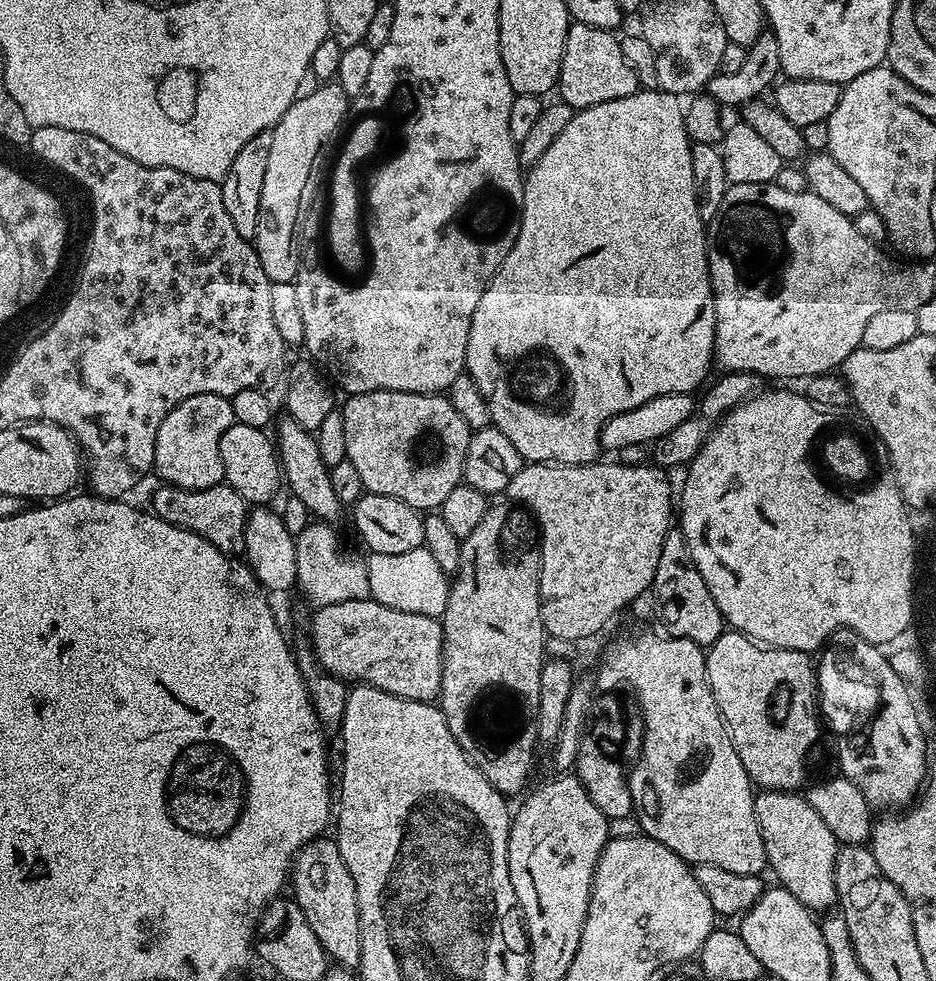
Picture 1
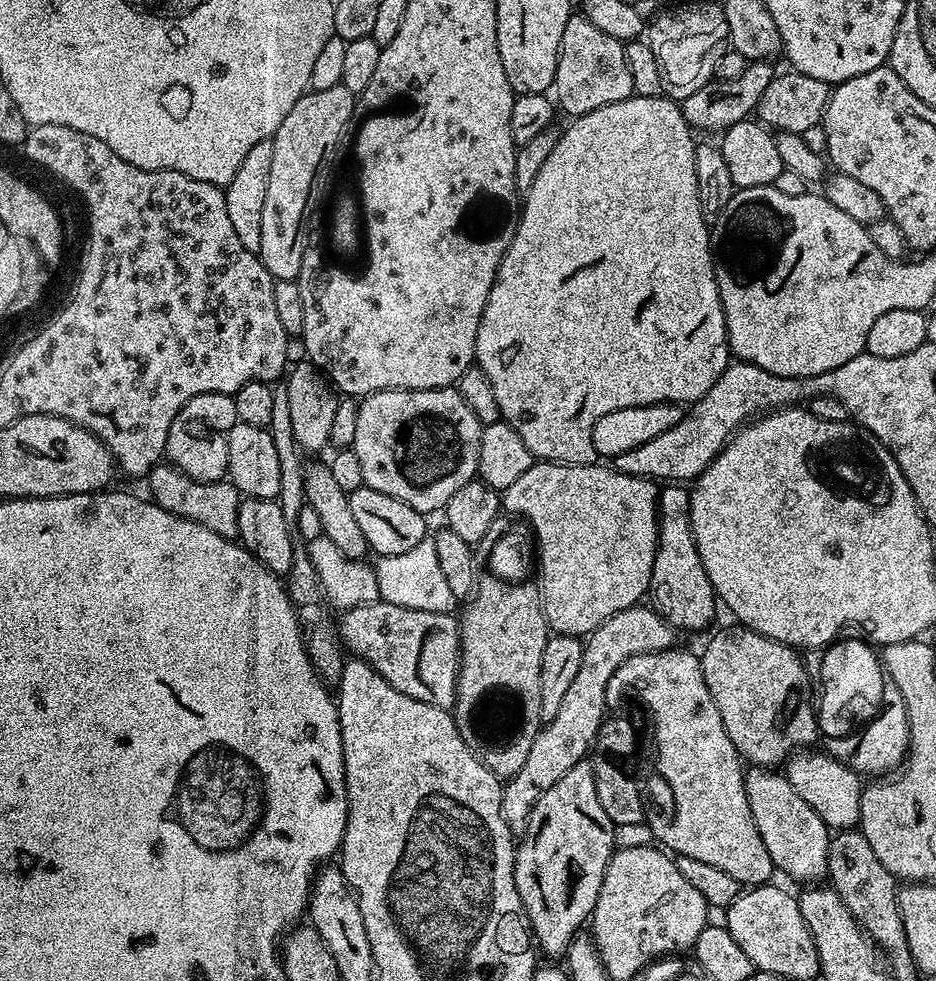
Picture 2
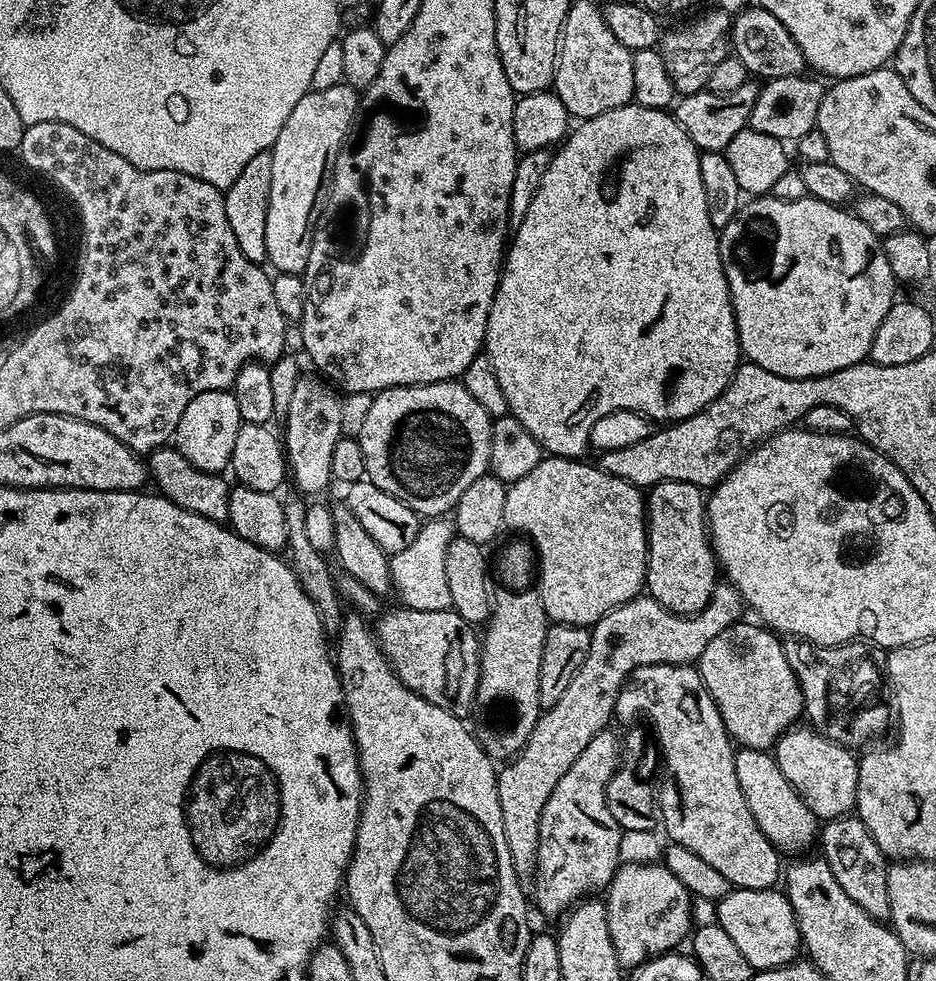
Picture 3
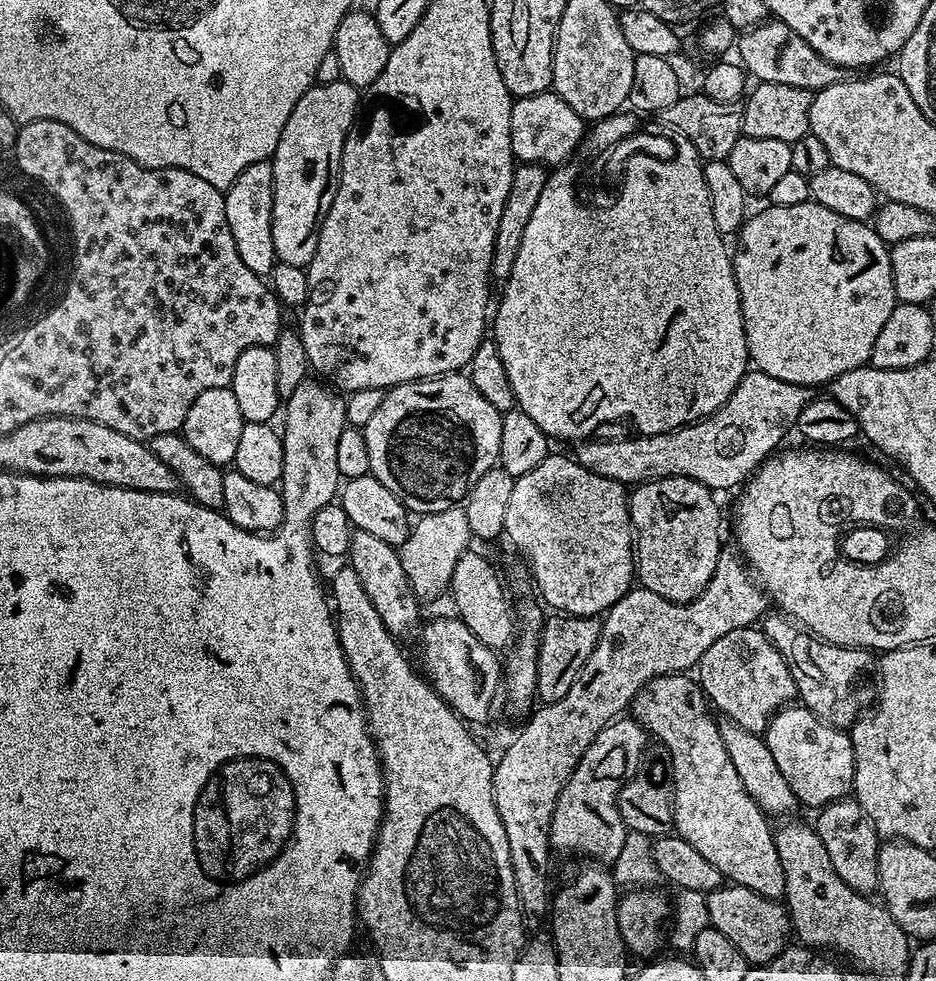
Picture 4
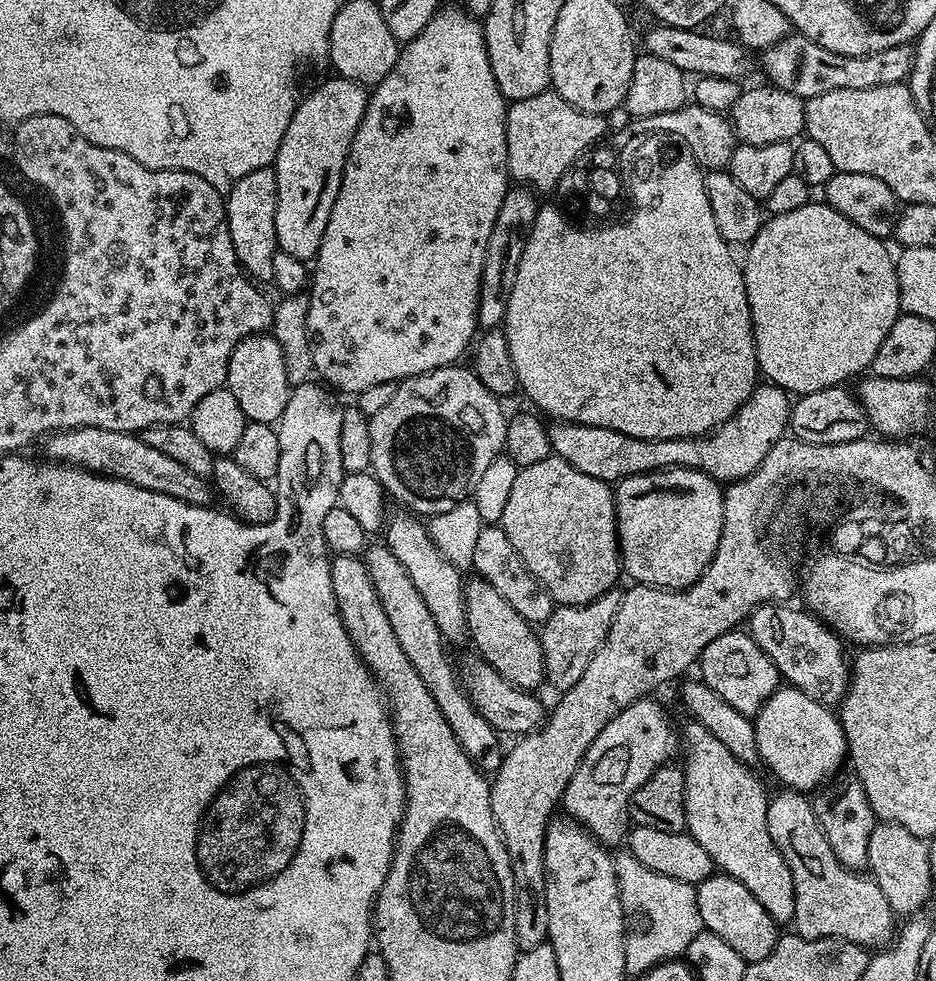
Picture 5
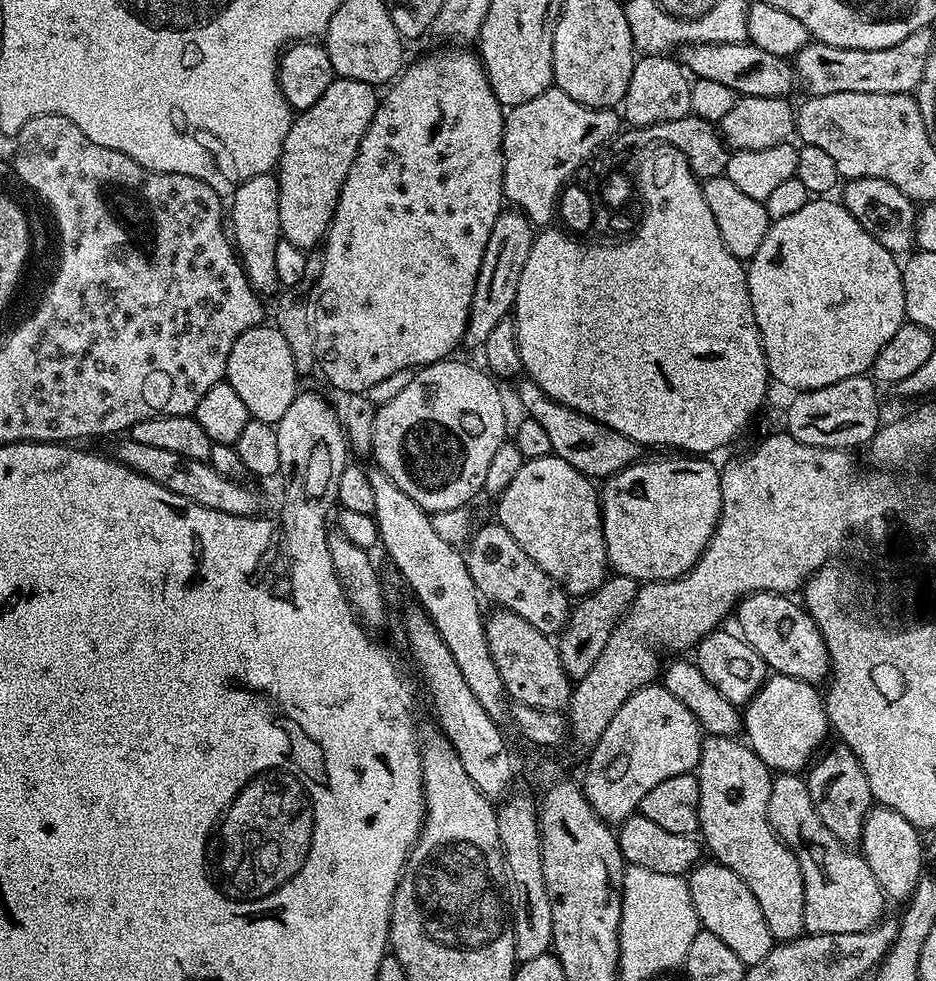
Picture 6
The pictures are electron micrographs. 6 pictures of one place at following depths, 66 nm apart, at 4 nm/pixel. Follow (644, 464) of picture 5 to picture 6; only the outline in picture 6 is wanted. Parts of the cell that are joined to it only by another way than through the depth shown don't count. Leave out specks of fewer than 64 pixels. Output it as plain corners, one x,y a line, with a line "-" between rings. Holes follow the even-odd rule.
524,378
520,382
516,388
516,396
520,399
521,406
528,411
525,413
531,420
538,422
538,426
546,430
546,435
550,437
552,455
562,458
562,462
570,462
570,466
574,466
574,470
578,470
583,476
607,478
641,459
642,448
634,442
634,438
626,438
626,434
618,434
618,430
610,430
610,426
550,399
533,380

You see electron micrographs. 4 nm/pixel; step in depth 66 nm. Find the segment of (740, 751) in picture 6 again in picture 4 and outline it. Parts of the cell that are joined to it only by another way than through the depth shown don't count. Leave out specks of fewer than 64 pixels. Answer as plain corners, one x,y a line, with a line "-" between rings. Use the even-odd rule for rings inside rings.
677,674
654,678
632,699
630,705
631,719
651,735
653,732
664,743
672,759
670,779
674,785
672,823
675,835
690,842
690,846
694,846
694,850
698,850
706,862
711,862
725,881
737,888
754,890
754,894
764,896
767,900
779,901
784,895
786,878
782,874
782,862
778,862
773,825
768,825
769,817
756,805
754,798
746,794
746,786
742,786
742,778
738,778
738,770
734,770
734,762
730,762
730,754
726,754
726,746
722,746
720,725
710,701
699,683
690,677
688,674

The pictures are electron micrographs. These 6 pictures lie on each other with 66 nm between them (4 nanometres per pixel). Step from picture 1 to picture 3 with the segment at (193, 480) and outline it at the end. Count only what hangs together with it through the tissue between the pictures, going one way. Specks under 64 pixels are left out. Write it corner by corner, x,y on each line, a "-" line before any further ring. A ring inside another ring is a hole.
210,390
206,394
198,394
198,398
182,410
182,418
178,418
174,446
191,464
198,466
198,470
223,473
232,463
234,442
241,423
235,391

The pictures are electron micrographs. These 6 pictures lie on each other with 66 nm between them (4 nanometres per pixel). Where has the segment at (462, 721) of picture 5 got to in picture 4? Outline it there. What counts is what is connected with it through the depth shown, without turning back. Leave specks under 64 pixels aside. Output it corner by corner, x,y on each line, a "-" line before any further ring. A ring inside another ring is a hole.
358,528
350,538
346,560
354,574
358,574
358,582
362,582
362,590
366,590
370,602
374,602
374,610
378,610
378,618
382,618
386,630
397,638
405,638
412,631
413,635
421,623
422,601
414,594
410,580
406,578
406,570
402,570
399,551
382,542
382,538
374,538
374,534
366,534
366,530

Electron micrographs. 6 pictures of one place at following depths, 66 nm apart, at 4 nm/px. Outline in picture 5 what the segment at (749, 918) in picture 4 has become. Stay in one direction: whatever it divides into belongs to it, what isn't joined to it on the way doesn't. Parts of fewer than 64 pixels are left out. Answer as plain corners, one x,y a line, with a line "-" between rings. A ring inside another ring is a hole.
714,874
696,885
696,893
698,914
702,914
705,929
718,934
722,942
738,950
740,957
748,964
766,958
766,954
774,950
778,939
776,919
764,909
758,898
754,898
754,894
750,894
750,890
746,890
746,886
742,886
742,882
723,874

